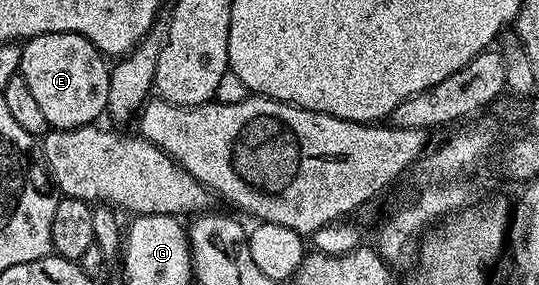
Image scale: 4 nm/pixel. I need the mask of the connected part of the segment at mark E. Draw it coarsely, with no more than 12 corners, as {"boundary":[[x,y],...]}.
{"boundary":[[46,32],[20,74],[49,127],[105,117],[110,66],[90,40]]}

